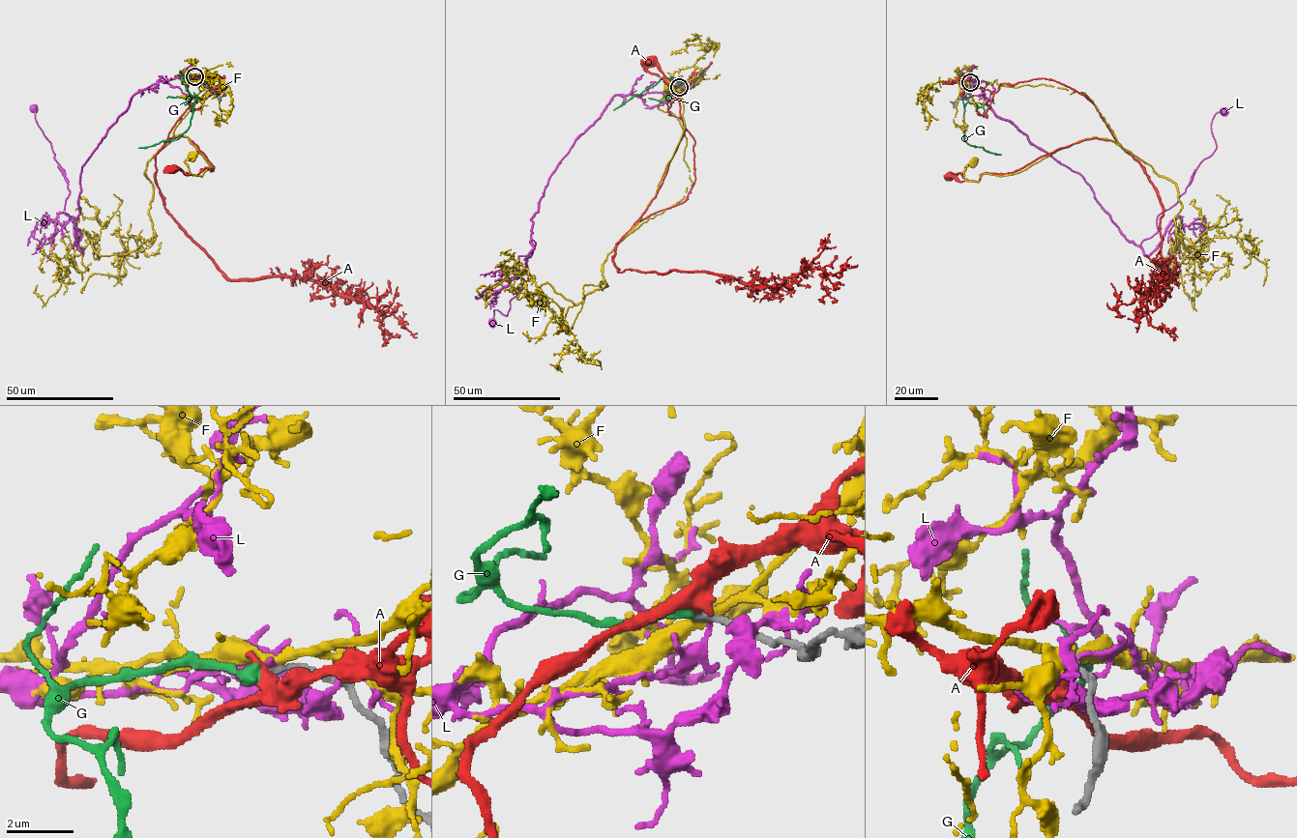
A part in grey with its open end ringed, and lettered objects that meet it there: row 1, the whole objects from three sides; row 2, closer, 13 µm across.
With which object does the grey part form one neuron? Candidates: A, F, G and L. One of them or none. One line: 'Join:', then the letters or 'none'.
Join: G

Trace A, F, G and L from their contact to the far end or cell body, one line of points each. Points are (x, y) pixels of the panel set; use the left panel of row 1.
A: (195, 76), (182, 83), (220, 81), (167, 140), (187, 136), (214, 166), (197, 176), (173, 169)
F: (195, 76), (175, 76), (218, 86), (169, 143), (186, 135), (214, 170), (192, 175), (185, 160), (192, 156)
G: (195, 76), (181, 79), (195, 101), (190, 126), (176, 139), (138, 148)
L: (195, 76), (139, 90), (83, 164), (74, 223), (78, 241), (79, 230), (64, 212), (68, 183), (33, 108)

